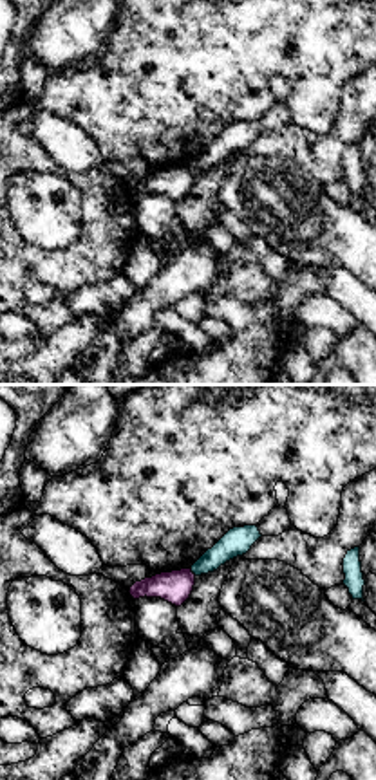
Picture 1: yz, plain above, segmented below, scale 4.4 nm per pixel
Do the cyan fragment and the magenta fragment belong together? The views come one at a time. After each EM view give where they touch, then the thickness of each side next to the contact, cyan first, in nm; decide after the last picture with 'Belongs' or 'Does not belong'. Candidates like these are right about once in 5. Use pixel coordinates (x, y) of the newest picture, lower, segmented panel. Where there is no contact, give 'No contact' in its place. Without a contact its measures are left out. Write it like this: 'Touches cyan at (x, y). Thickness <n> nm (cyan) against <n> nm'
Touches cyan at (194, 573). Thickness 120 nm (cyan) against 140 nm

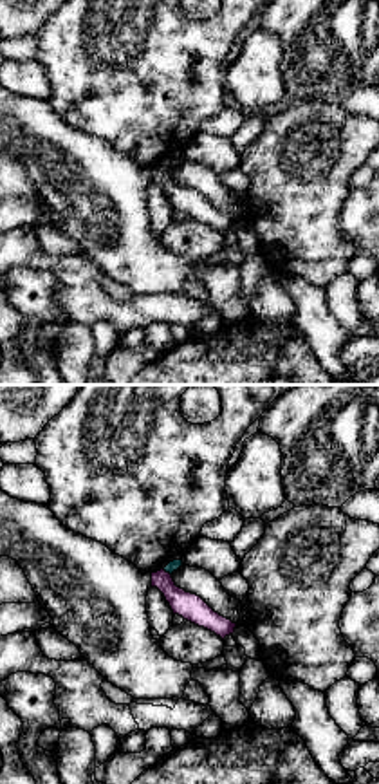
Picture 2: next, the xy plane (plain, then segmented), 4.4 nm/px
Touches cyan at (166, 571). Thickness 50 nm (cyan) against 120 nm

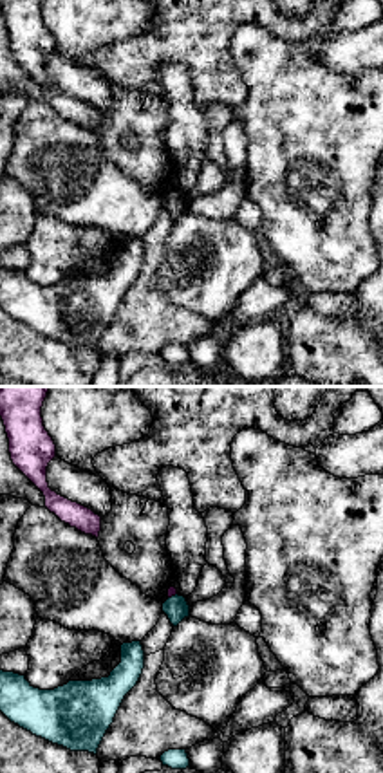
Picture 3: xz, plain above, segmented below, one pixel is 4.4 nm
Touches cyan at (172, 596). Thickness 110 nm (cyan) against 50 nm

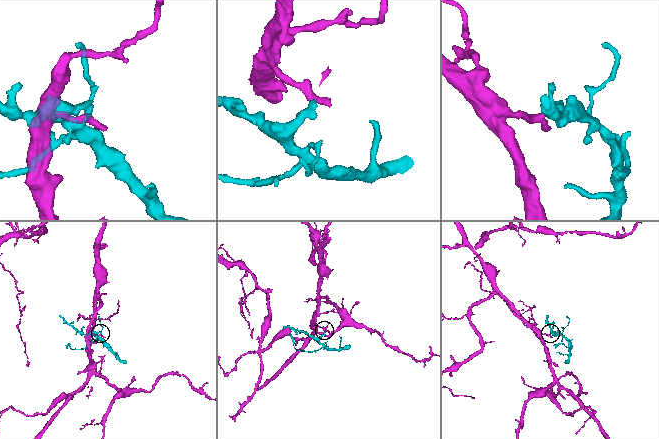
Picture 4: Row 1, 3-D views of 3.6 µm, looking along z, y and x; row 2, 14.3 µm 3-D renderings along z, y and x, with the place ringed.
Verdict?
Does not belong

